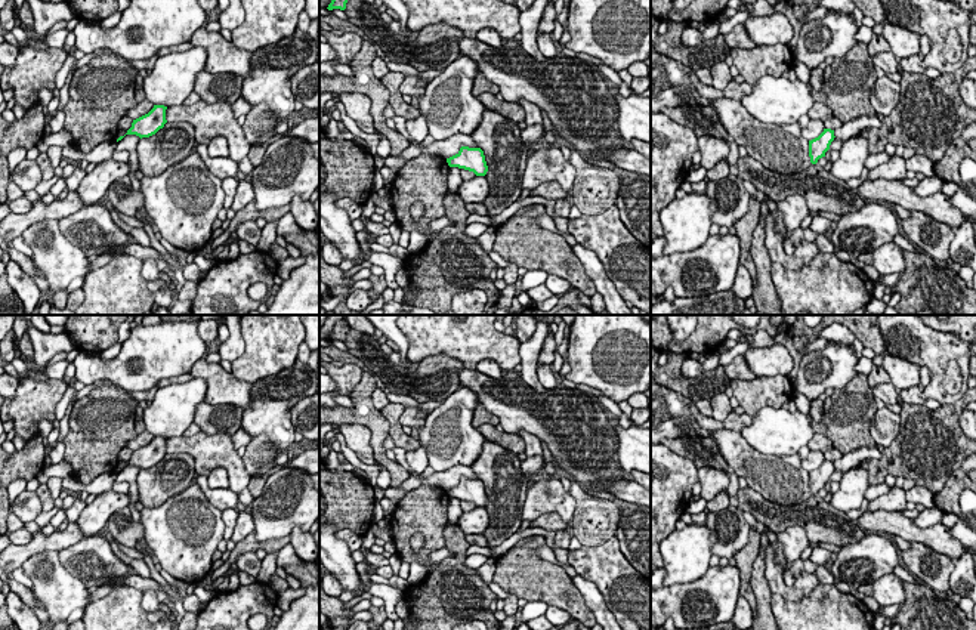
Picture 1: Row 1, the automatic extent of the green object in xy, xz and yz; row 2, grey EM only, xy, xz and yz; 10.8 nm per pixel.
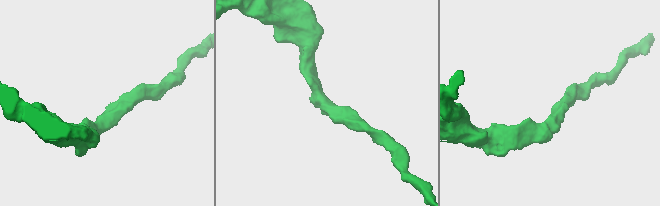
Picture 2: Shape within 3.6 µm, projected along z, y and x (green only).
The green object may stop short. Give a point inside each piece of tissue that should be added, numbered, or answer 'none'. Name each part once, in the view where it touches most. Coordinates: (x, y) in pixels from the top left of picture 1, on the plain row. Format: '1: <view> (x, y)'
none

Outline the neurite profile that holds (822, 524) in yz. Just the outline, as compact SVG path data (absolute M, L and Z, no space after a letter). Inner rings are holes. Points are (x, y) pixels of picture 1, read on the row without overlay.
M747 485L738 490L736 500L739 510L751 513L775 534L788 526L802 526L810 543L838 547L858 543L867 535L858 521L852 521L847 513L834 509L818 494L806 501L782 506L763 498Z

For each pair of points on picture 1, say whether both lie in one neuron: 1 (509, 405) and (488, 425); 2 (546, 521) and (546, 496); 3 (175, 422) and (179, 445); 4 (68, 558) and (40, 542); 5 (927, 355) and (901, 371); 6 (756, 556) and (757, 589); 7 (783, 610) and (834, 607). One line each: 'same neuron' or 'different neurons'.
1: different neurons
2: different neurons
3: different neurons
4: different neurons
5: different neurons
6: same neuron
7: same neuron

